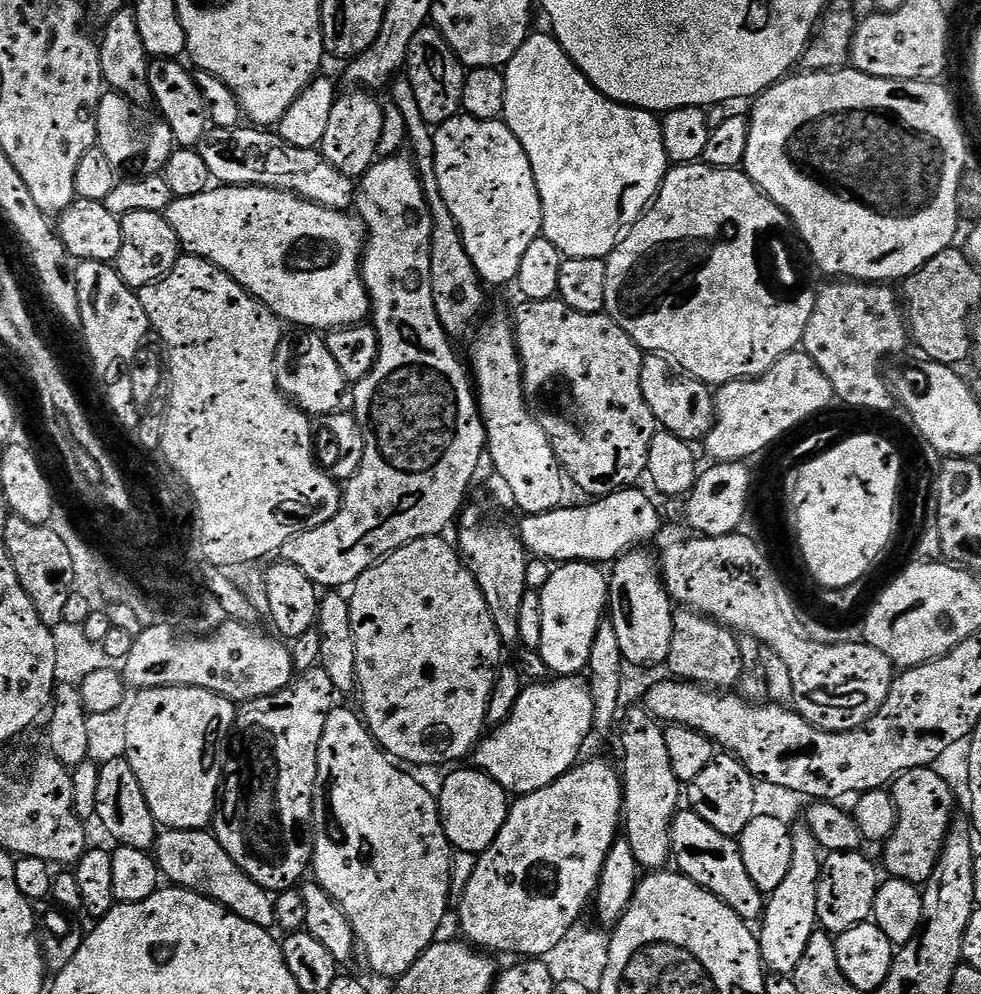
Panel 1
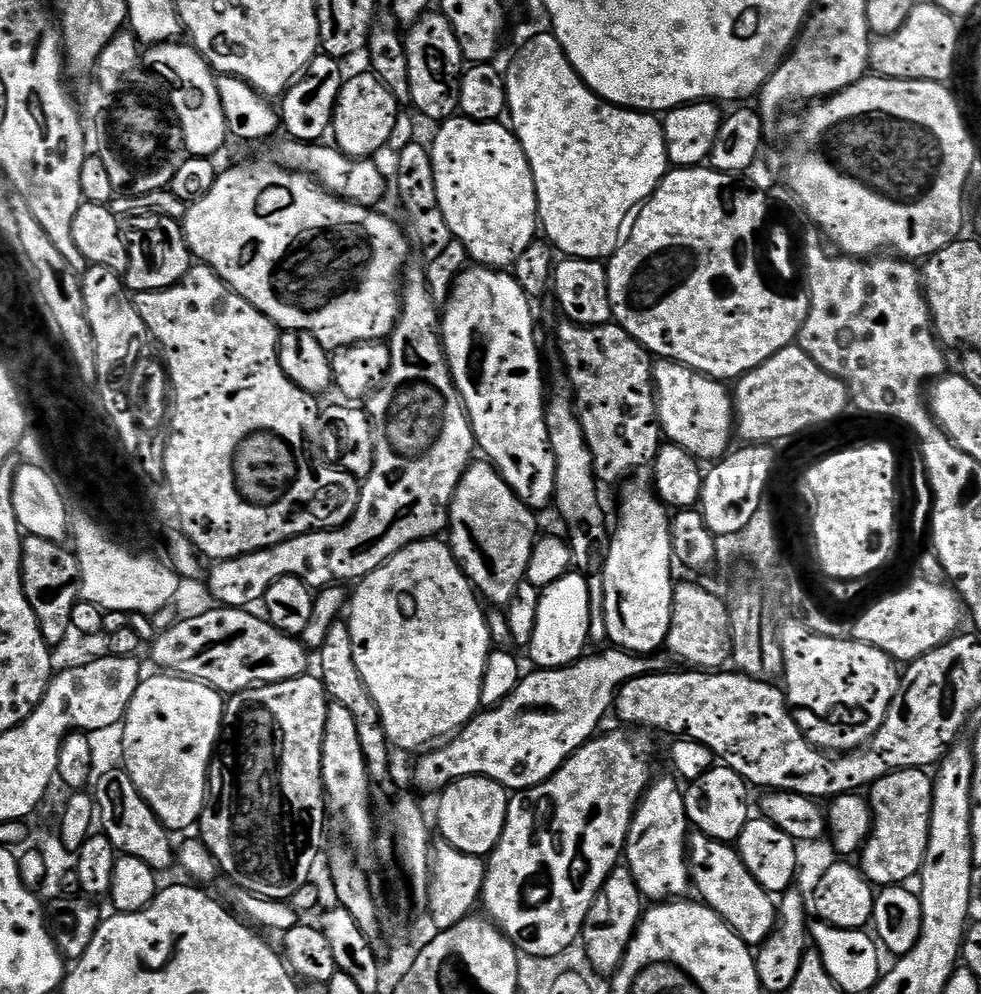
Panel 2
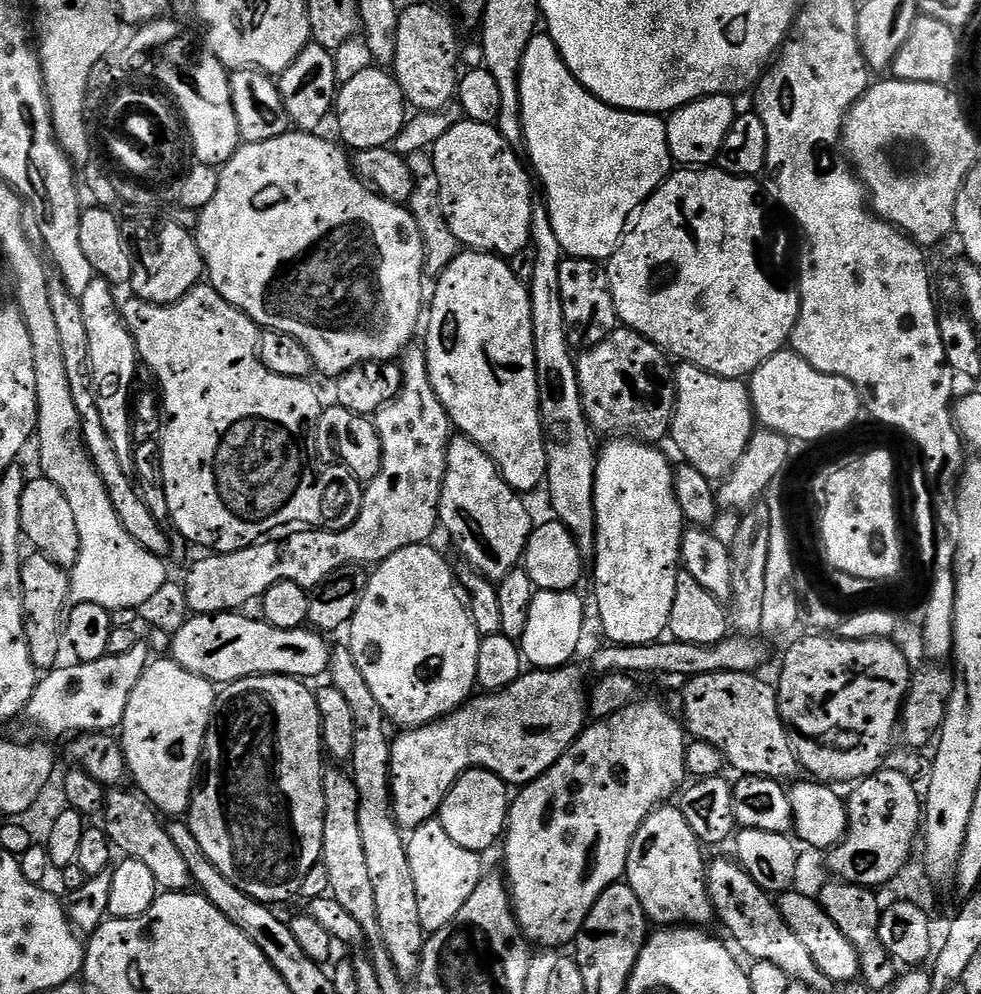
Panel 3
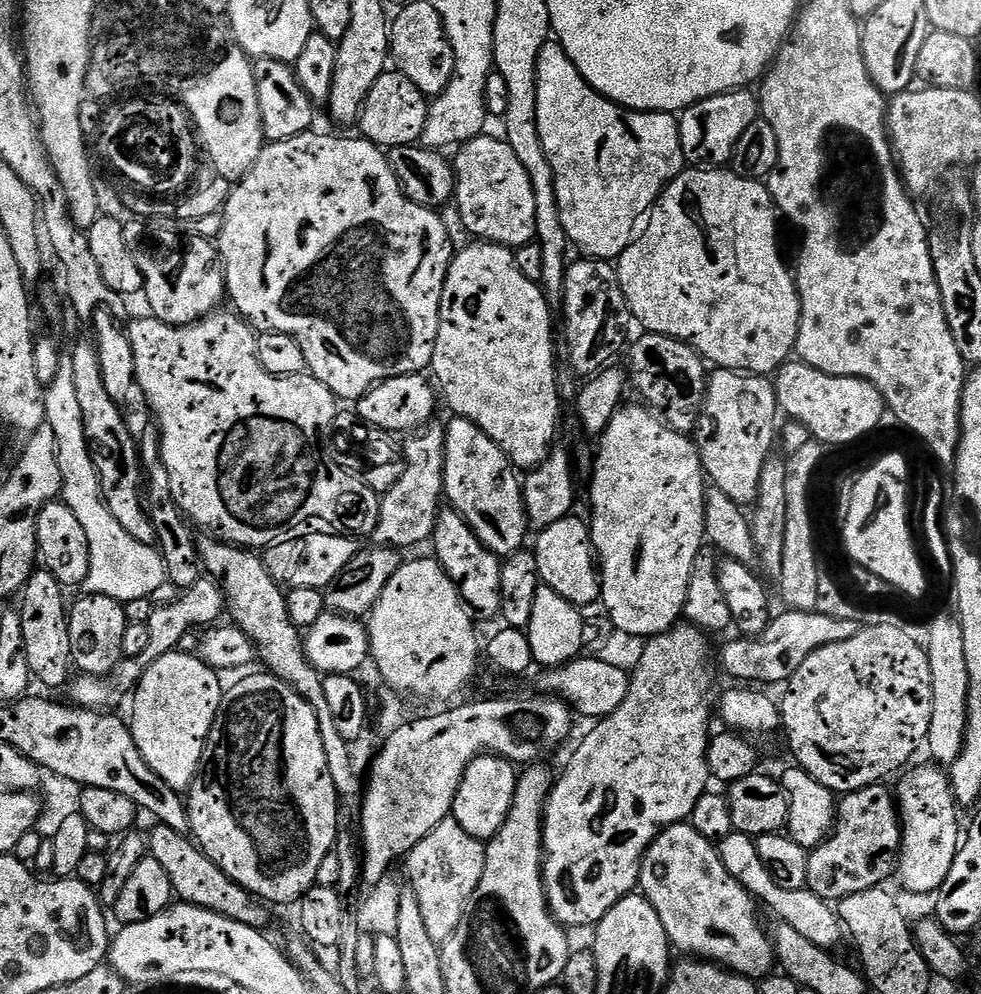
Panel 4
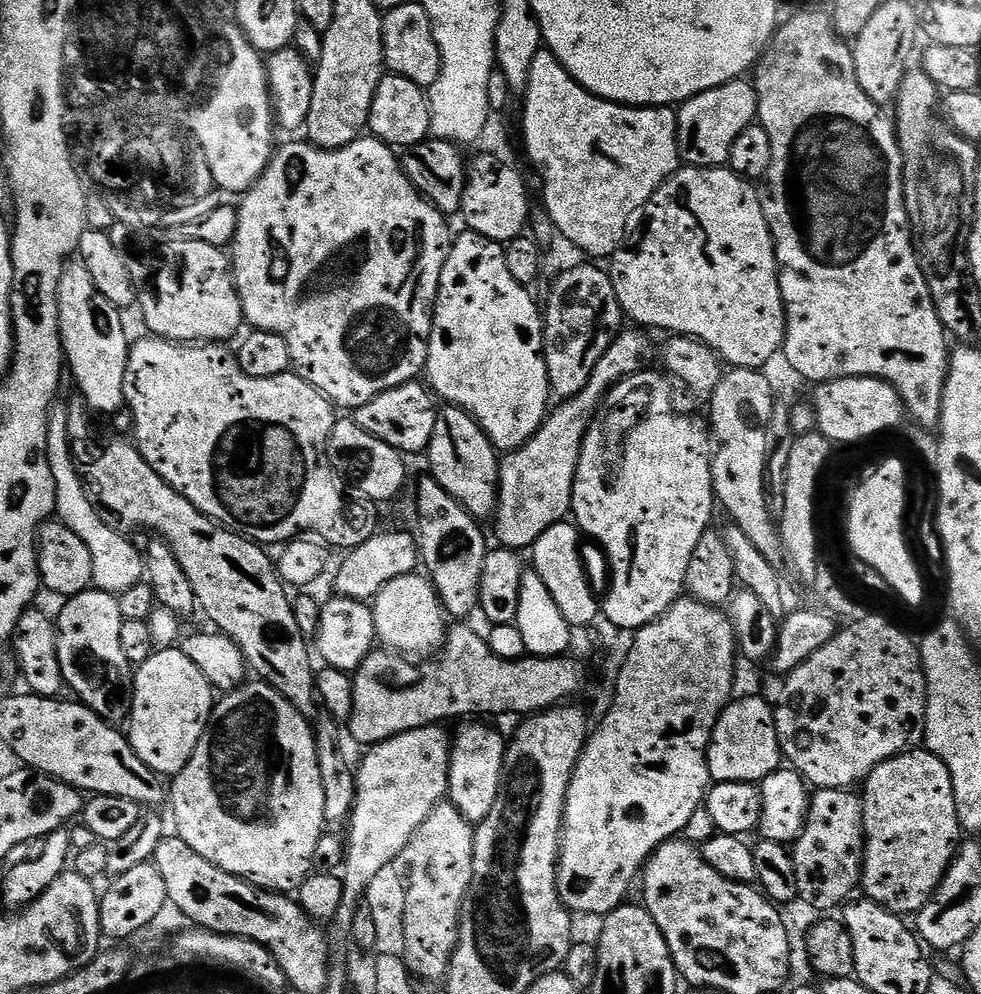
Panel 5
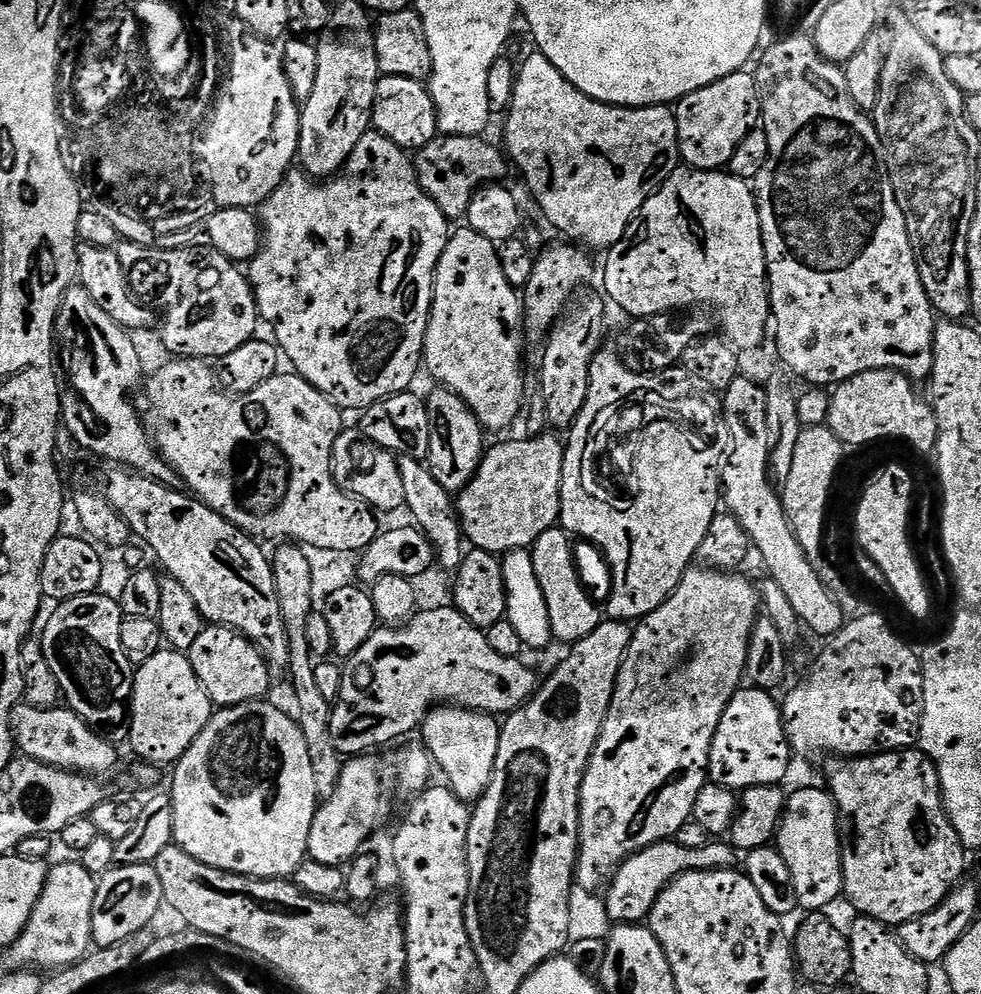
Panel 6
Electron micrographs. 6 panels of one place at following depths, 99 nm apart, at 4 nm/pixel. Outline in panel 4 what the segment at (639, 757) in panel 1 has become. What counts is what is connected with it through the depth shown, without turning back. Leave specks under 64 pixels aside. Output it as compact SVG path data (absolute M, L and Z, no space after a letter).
M676 826L665 828L644 852L638 869L639 895L651 906L667 943L675 951L685 952L685 957L711 962L744 978L767 977L772 952L756 922L757 901L736 879L719 880L680 830Z

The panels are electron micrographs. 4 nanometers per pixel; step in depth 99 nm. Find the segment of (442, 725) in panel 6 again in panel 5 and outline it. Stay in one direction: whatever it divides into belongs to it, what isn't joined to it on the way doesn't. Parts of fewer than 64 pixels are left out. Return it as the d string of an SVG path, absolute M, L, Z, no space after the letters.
M487 723L469 724L472 725L462 729L450 744L447 799L461 812L462 818L475 826L484 821L486 814L490 814L490 810L494 810L504 769L506 740L503 740L494 729L487 728L484 725Z

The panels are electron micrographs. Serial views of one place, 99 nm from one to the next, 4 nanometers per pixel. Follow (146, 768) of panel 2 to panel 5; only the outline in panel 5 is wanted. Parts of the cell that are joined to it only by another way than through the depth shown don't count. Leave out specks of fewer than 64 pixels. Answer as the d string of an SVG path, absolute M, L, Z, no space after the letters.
M176 646L153 651L152 656L134 672L130 719L127 721L128 728L126 727L128 742L138 754L138 758L146 762L150 771L164 778L175 778L184 769L186 762L190 762L202 734L208 728L209 720L212 719L213 707L212 684L202 674L202 670L198 670L198 666L190 662L190 658L184 651Z

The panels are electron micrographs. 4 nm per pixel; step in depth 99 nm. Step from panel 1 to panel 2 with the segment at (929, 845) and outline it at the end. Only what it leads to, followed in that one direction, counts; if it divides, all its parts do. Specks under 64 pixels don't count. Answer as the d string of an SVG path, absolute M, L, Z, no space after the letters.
M907 768L897 772L888 772L870 786L866 799L872 813L872 830L868 833L868 841L858 853L858 867L874 886L907 885L908 879L911 876L913 879L923 866L932 813L932 781L933 777L925 769Z

